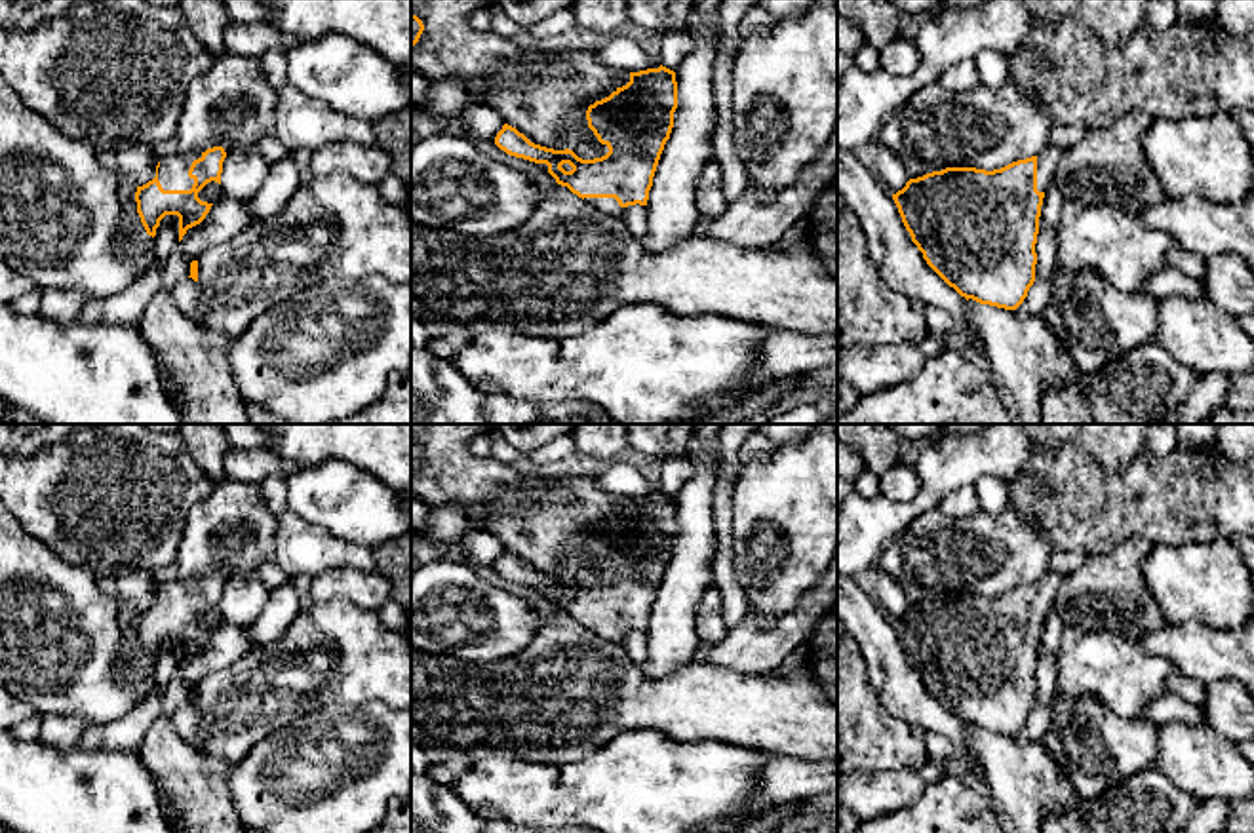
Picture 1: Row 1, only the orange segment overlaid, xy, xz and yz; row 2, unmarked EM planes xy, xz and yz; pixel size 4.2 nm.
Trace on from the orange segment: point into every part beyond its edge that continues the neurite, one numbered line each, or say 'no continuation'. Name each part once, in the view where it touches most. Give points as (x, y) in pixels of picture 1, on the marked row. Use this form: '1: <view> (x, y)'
1: xy (174, 170)

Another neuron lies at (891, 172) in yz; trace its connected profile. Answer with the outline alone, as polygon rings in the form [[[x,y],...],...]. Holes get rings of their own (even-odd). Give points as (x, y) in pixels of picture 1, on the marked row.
[[[877,148],[879,179],[889,188],[891,194],[896,194],[910,181],[902,162],[889,150]]]

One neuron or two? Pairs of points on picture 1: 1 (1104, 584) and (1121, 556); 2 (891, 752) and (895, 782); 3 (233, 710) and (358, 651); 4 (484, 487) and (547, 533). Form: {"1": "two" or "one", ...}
{"1": "one", "2": "two", "3": "one", "4": "one"}

